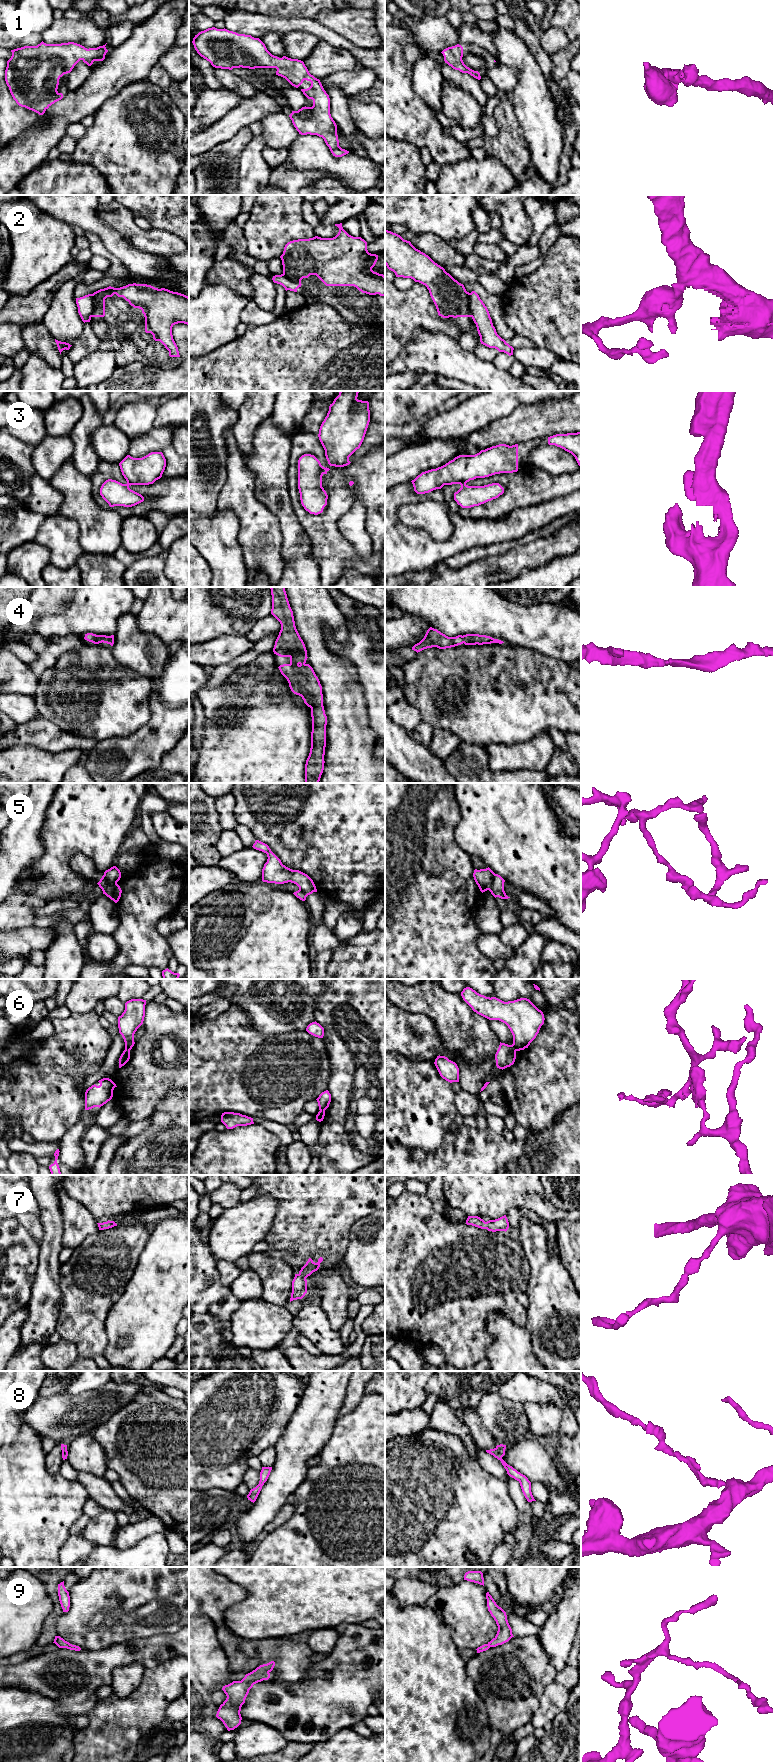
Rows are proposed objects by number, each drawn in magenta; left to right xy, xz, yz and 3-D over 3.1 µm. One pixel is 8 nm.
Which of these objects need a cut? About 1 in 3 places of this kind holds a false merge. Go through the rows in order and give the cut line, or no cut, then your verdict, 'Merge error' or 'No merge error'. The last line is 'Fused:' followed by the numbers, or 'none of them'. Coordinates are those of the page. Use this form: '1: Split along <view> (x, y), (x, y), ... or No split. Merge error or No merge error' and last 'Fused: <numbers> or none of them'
1: No split. No merge error
2: Split along yz (469, 293), (469, 312), (471, 316). Merge error
3: No split. No merge error
4: No split. No merge error
5: Split along xy (103, 875), (110, 884), (116, 883). Merge error
6: Split along yz (511, 1045), (516, 1050). Merge error
7: No split. No merge error
8: No split. No merge error
9: No split. No merge error
Fused: 2, 5, 6

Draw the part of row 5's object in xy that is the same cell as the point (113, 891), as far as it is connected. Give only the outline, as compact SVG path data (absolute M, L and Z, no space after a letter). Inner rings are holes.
M103 875L100 881L97 883L99 887L102 889L103 894L117 903L121 897L122 890L117 883L110 885Z

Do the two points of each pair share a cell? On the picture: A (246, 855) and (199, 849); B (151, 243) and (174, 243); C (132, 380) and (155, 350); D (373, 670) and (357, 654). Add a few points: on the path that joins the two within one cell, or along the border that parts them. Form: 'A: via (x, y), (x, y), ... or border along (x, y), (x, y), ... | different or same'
A: border along (222, 857), (217, 864) | different
B: via (157, 243), (168, 243) | same
C: border along (120, 365), (142, 362), (146, 365), (167, 368) | different
D: via (369, 666), (361, 658) | same

